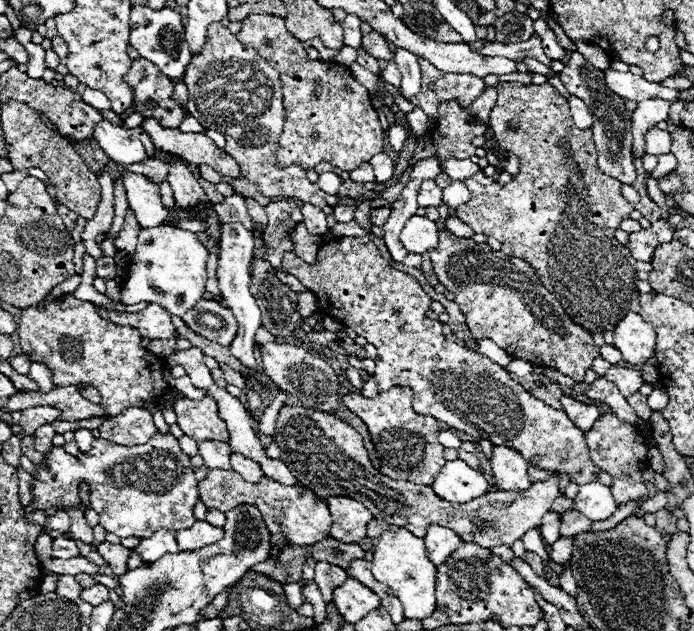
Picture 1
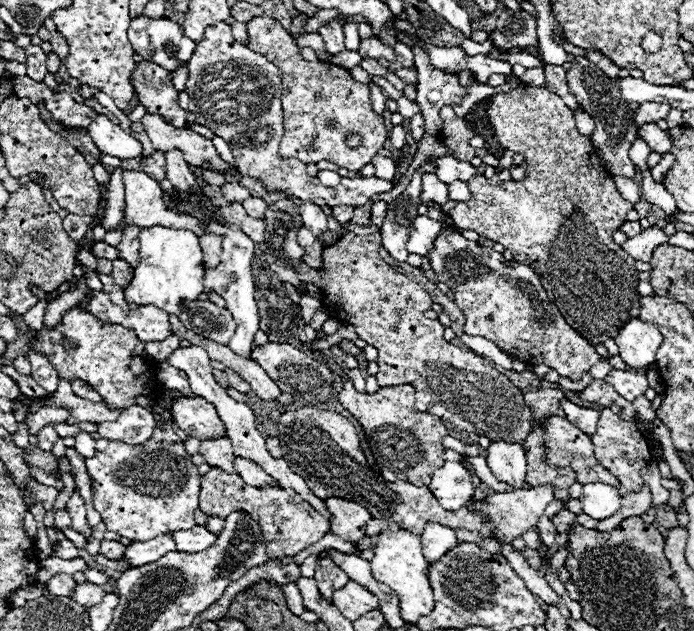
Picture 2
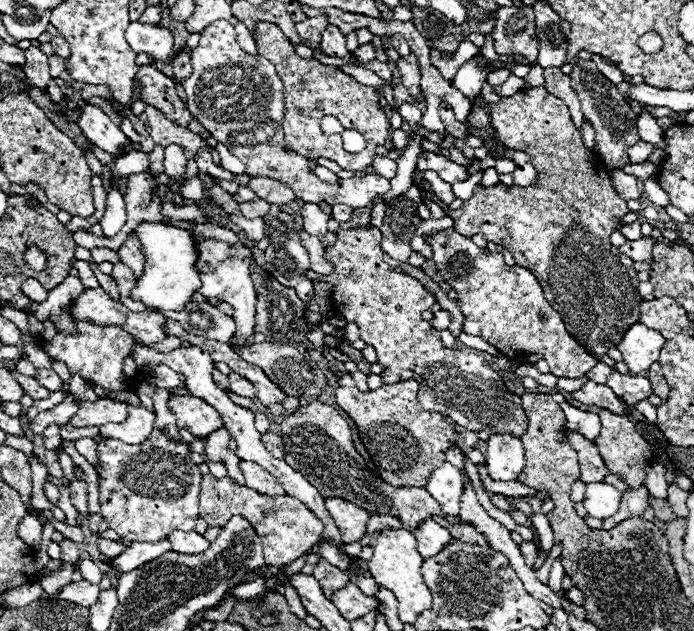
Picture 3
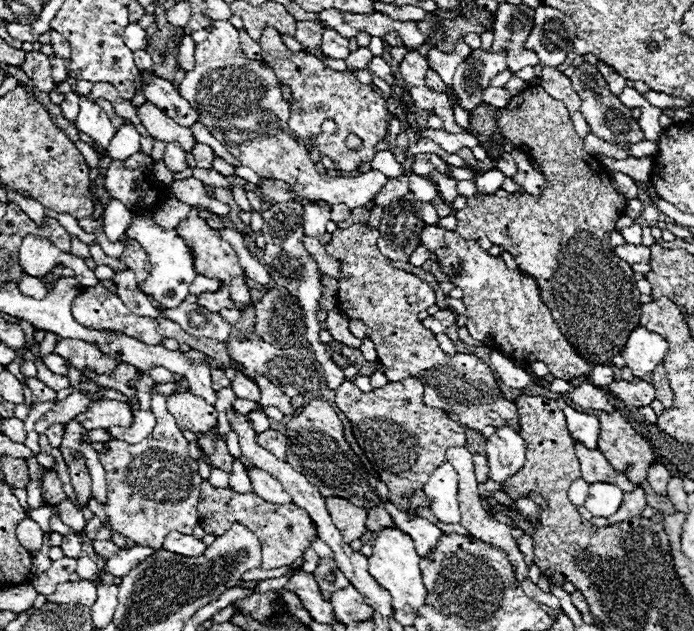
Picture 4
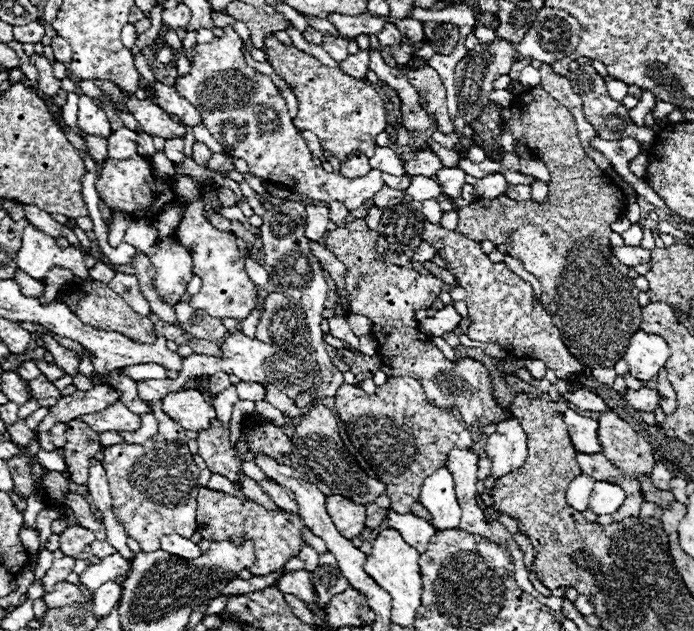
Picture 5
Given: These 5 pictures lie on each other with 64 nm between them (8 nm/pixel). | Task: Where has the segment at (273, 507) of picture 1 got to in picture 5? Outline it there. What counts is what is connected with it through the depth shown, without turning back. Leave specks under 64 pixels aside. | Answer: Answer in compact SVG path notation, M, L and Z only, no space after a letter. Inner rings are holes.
M206 486L198 488L196 516L198 516L198 520L196 520L198 532L202 534L202 538L208 538L212 542L226 540L226 538L242 540L244 534L250 536L254 540L254 548L258 552L258 562L254 564L254 568L250 568L250 572L256 576L266 576L274 570L280 570L290 558L298 556L300 550L306 546L304 536L302 536L302 528L306 528L306 524L300 514L292 514L282 508L266 510L264 506L260 506L252 500L228 496L224 492L210 490Z

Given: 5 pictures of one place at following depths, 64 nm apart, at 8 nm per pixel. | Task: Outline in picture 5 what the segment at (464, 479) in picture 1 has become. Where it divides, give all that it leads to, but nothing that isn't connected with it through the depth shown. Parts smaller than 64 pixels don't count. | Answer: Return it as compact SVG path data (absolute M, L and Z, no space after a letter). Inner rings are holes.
M446 466L438 468L434 474L430 474L424 480L418 502L430 510L432 524L438 530L458 526L460 506L458 506L458 500L456 500L452 472Z

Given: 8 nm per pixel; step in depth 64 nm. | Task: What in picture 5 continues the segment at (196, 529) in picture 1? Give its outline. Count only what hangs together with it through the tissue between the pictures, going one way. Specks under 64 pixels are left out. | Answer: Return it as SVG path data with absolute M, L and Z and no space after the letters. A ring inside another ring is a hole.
M170 534L170 536L164 536L162 538L162 544L160 548L164 552L170 552L174 556L182 556L186 560L194 560L202 554L200 546L196 542L192 542L190 538L184 538L184 536L178 536L178 534Z

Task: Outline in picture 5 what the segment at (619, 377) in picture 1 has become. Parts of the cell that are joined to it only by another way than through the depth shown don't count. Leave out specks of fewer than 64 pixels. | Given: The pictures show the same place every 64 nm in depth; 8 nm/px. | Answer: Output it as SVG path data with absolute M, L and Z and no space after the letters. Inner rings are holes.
M642 386L640 390L630 390L630 388L626 388L624 400L626 400L628 406L634 408L634 410L654 412L656 406L660 404L660 394L658 394L656 390L652 390L652 388L646 388L646 386Z

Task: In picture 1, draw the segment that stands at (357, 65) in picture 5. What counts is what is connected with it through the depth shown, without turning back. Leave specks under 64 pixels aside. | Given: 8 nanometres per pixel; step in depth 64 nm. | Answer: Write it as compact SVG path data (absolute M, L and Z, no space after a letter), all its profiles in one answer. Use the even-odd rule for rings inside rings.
M372 30L370 34L366 34L362 38L362 46L366 48L366 52L370 52L378 60L392 60L394 58L392 50L388 48L386 38L380 32L376 32L376 30Z

